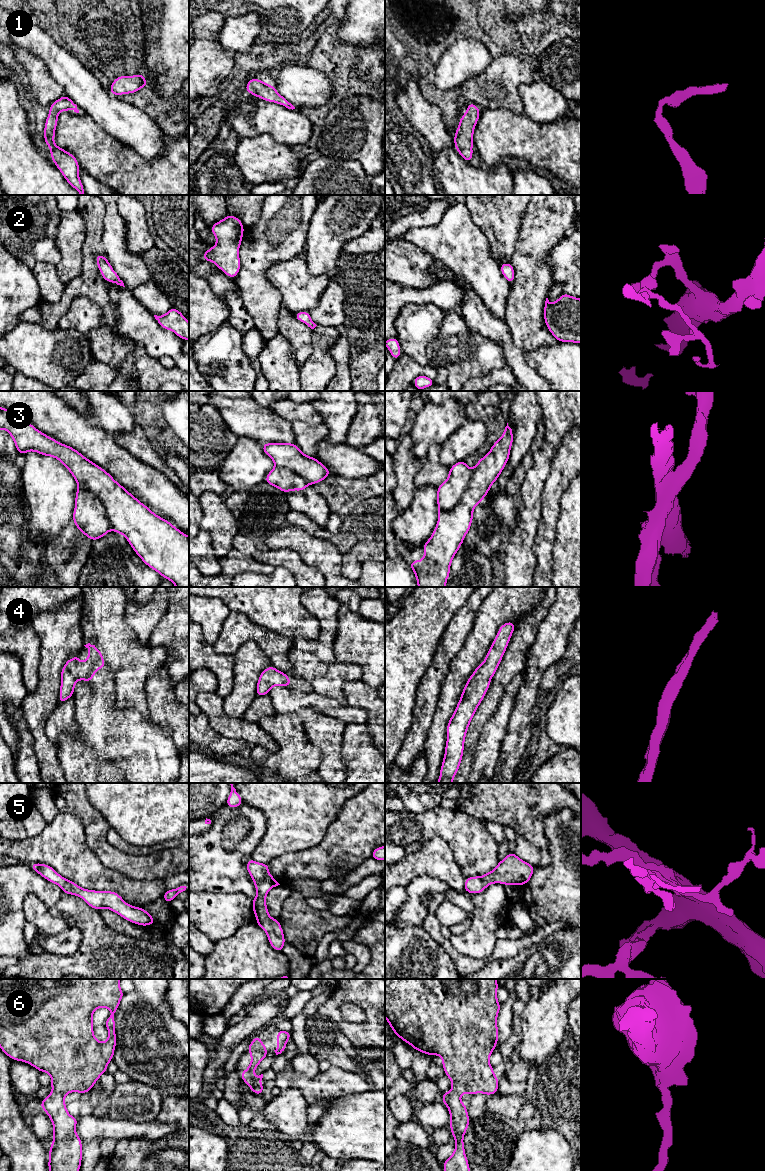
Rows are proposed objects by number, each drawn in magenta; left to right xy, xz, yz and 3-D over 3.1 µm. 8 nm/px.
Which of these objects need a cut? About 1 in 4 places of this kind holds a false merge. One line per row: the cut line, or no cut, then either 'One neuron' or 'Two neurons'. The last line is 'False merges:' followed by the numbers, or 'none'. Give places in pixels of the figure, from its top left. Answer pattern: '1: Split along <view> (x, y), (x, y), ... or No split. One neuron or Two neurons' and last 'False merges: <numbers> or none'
1: No split. One neuron
2: No split. One neuron
3: Split along yz (472, 469), (469, 485), (459, 502), (451, 510), (439, 510). Two neurons
4: No split. One neuron
5: No split. One neuron
6: No split. One neuron
False merges: 3

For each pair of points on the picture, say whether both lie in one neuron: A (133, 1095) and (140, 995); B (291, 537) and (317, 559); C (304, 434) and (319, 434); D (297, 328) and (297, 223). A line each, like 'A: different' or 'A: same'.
A: different
B: same
C: same
D: different

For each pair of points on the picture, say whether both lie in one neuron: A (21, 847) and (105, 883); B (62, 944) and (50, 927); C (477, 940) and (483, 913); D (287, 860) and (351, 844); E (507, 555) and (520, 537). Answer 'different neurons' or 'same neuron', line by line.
A: same neuron
B: different neurons
C: same neuron
D: same neuron
E: same neuron

